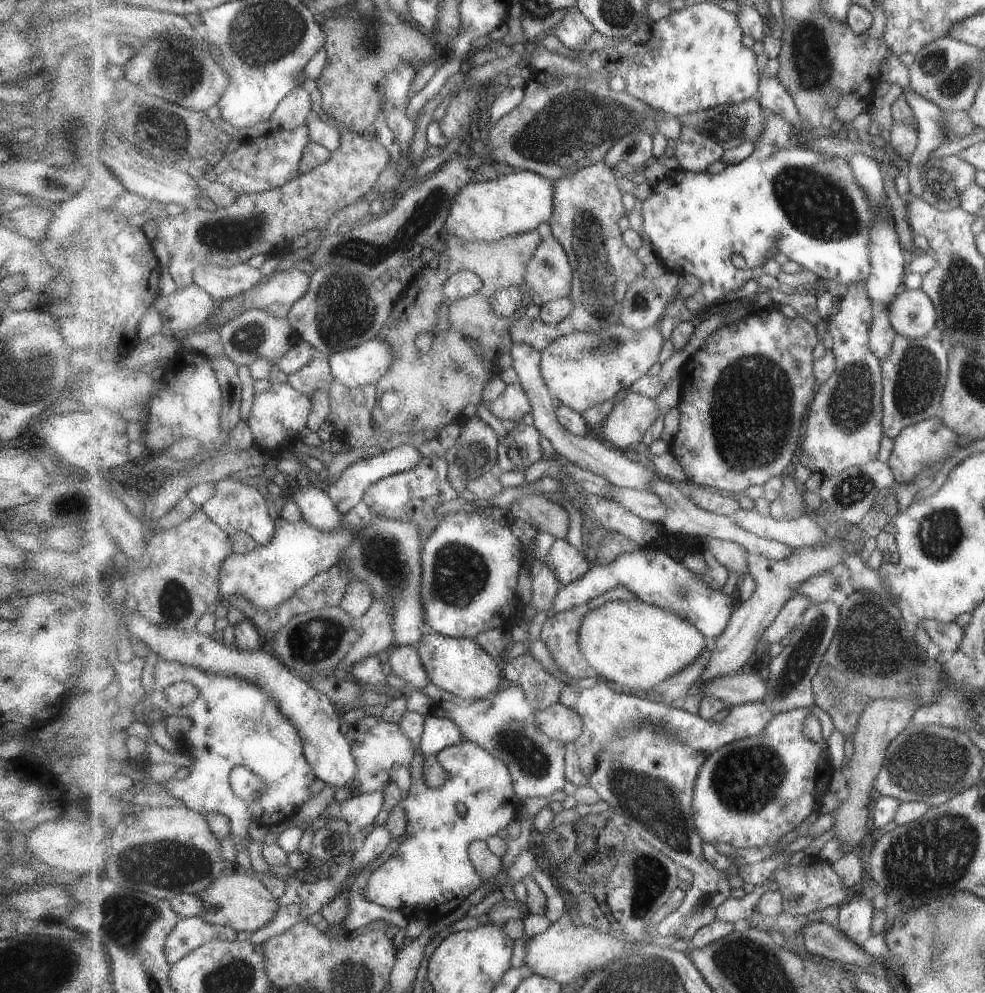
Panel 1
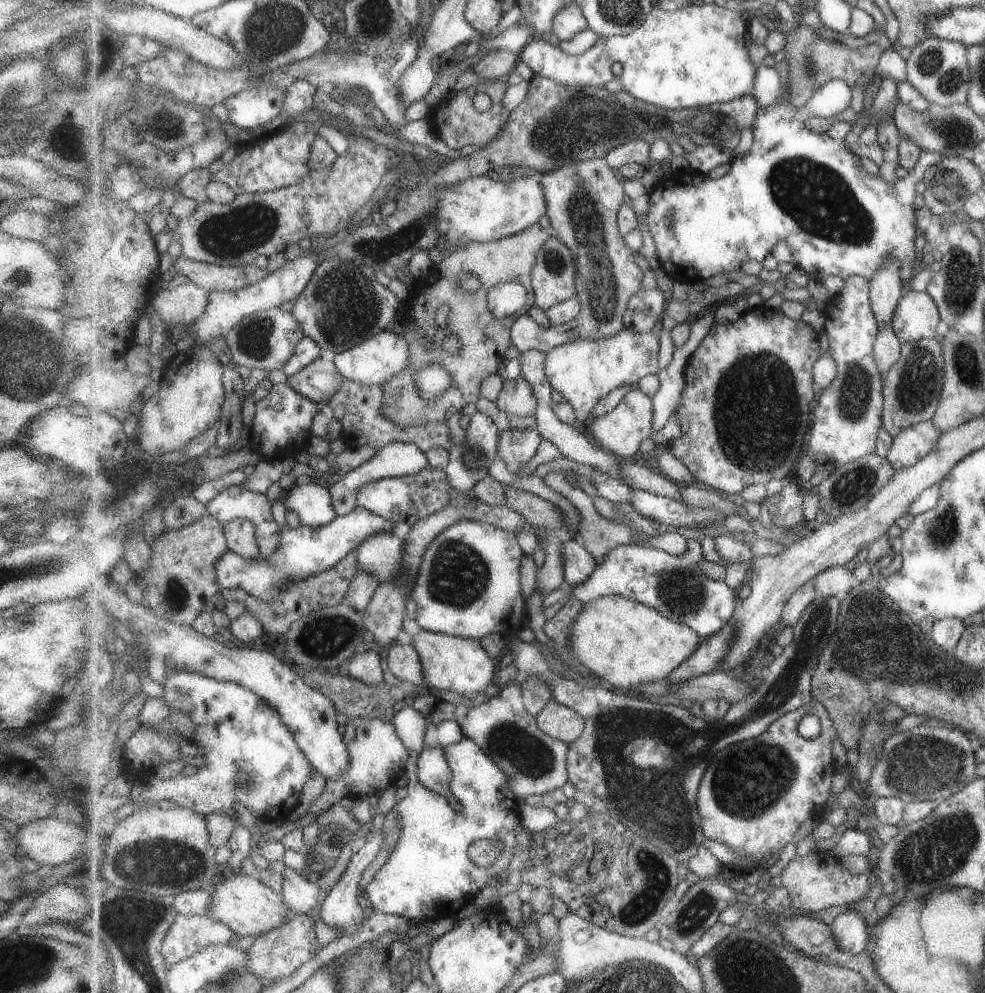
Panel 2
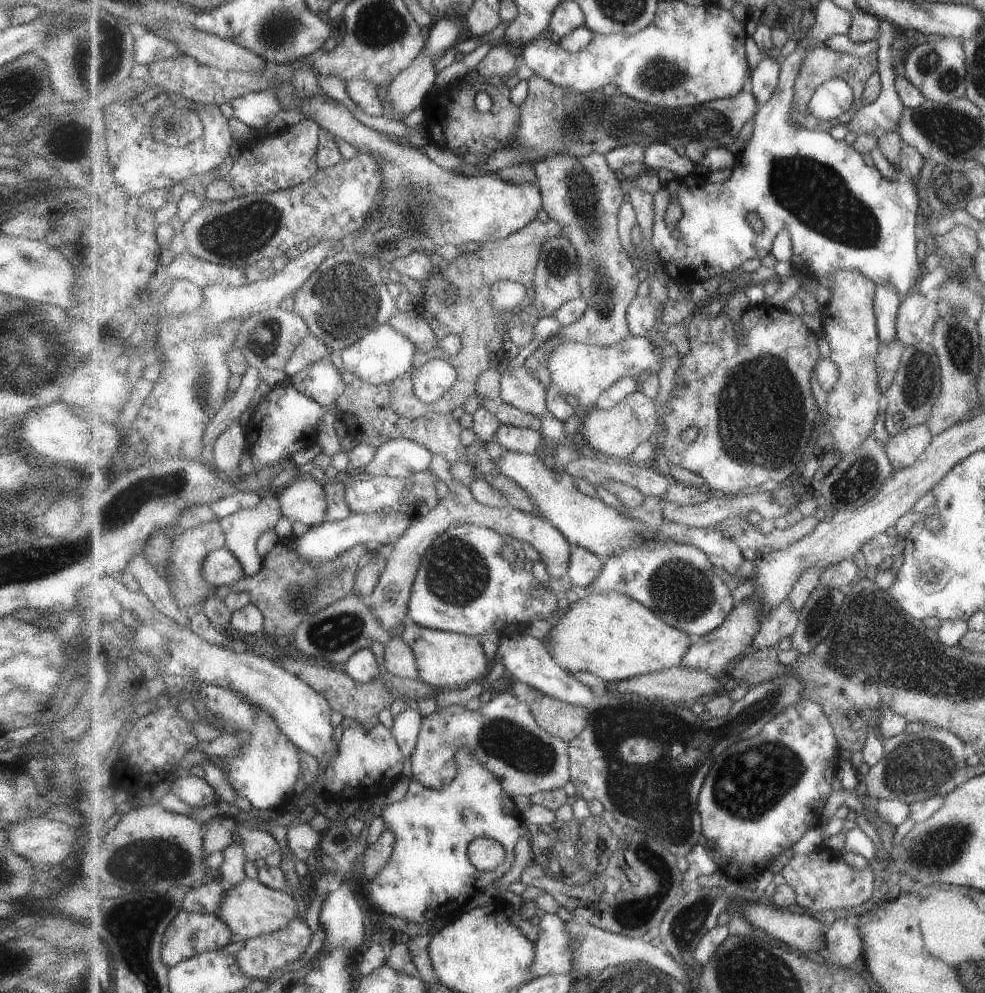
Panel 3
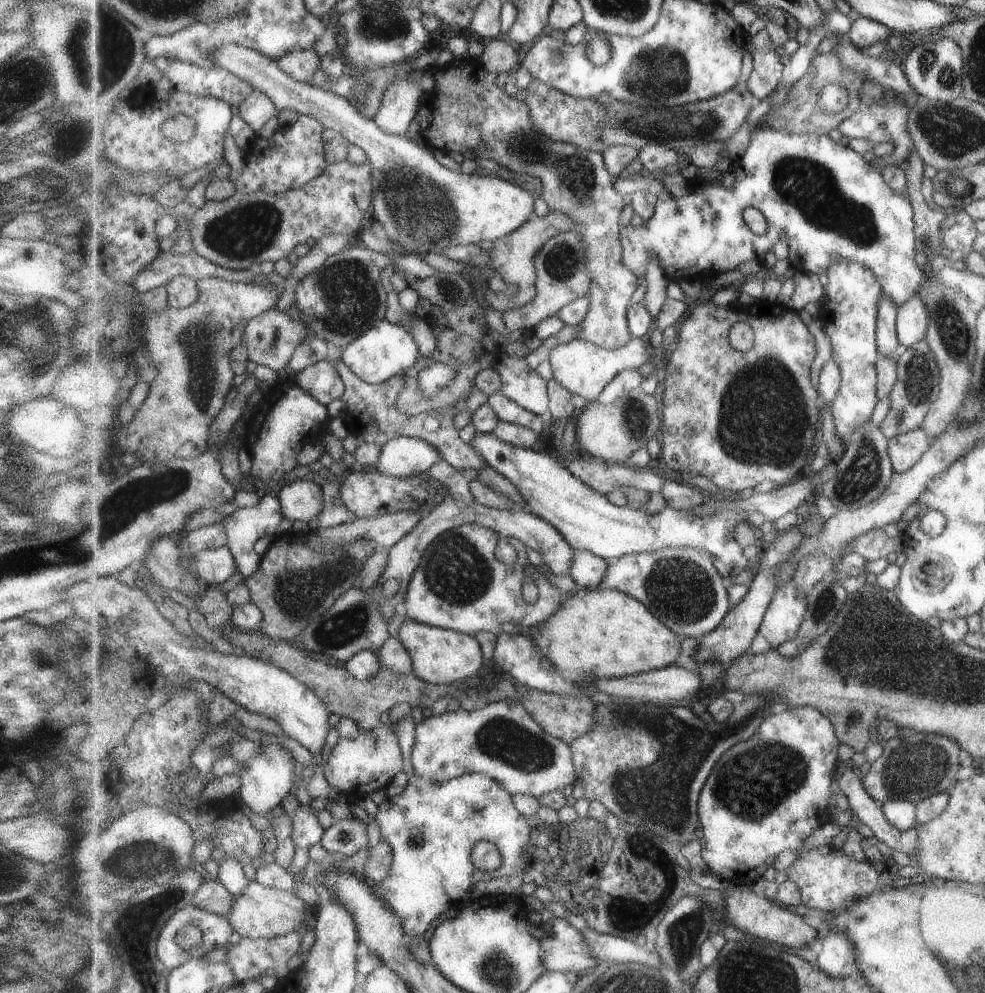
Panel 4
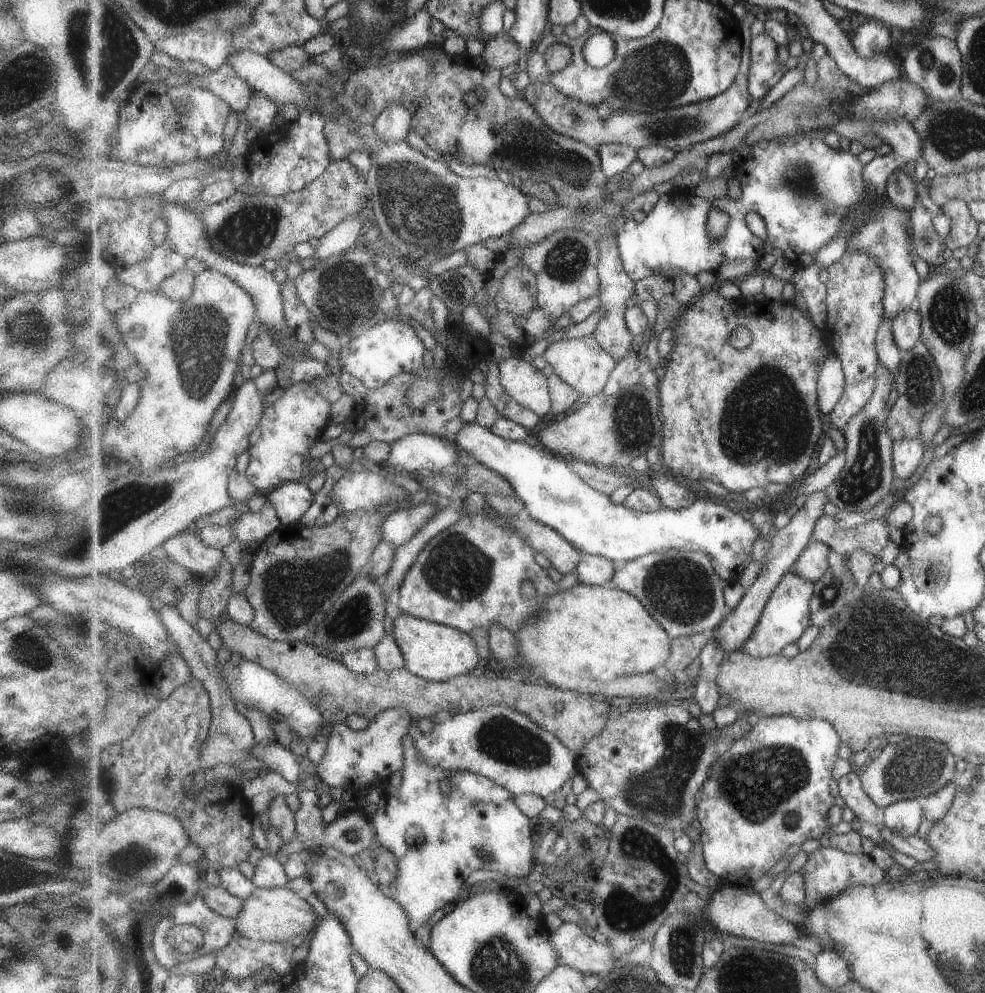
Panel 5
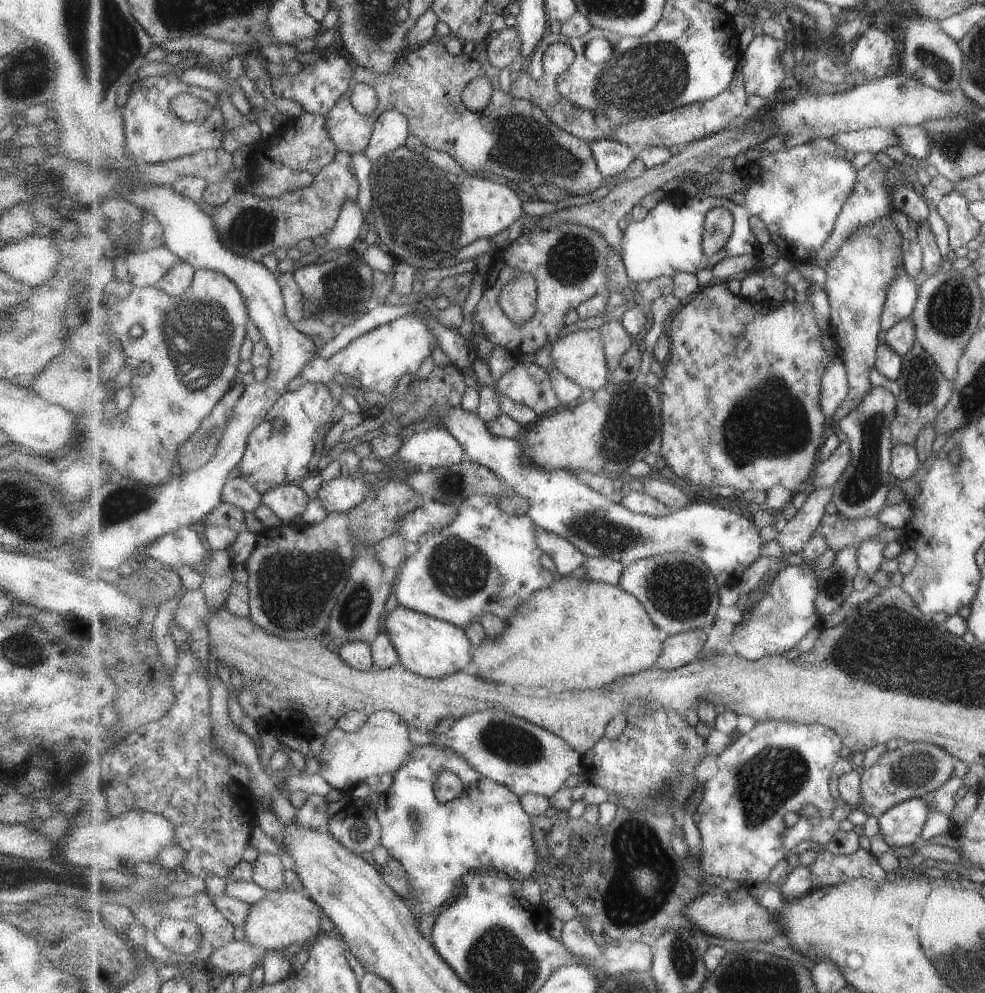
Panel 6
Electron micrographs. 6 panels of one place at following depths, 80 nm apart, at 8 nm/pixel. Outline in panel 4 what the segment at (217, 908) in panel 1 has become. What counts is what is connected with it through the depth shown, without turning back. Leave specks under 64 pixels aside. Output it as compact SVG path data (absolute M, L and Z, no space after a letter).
M251 881L243 894L236 896L227 918L241 937L254 939L273 938L304 929L304 922L309 918L307 904L295 895L295 892L275 887L268 887Z

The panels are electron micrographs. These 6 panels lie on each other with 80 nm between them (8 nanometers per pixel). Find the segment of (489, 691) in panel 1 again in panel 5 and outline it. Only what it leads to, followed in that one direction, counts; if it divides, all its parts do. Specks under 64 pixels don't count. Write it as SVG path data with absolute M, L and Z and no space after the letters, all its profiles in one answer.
M407 613L400 614L394 620L392 630L405 657L405 668L411 674L423 677L425 680L439 682L480 670L481 653L471 633Z

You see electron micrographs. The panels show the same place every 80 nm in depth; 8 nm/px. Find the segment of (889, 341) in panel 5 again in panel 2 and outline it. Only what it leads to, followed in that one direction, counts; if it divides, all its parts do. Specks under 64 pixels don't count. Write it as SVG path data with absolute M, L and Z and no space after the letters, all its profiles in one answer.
M887 259L878 274L870 280L870 299L880 327L891 326L905 291L899 261Z

